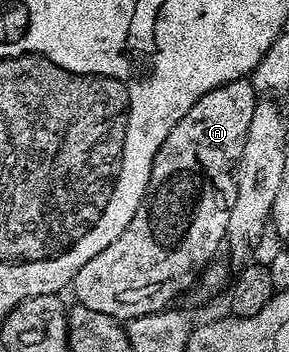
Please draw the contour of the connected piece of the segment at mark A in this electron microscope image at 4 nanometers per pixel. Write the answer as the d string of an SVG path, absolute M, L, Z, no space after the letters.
M244 79L233 83L225 83L205 95L201 95L201 99L197 99L197 103L193 103L193 107L189 107L189 111L185 111L185 119L181 119L181 123L177 123L177 127L173 127L173 131L169 131L169 139L165 139L165 143L161 143L161 147L153 159L153 171L149 175L147 194L143 197L141 207L137 207L137 215L133 215L129 227L125 227L125 231L121 231L121 235L117 239L113 239L113 243L109 243L109 247L105 247L105 251L97 251L97 255L93 255L93 259L89 259L89 263L85 263L85 267L81 267L81 271L77 271L73 282L73 290L75 289L74 300L78 304L84 305L89 311L101 311L101 315L109 315L120 323L126 323L141 315L162 313L174 302L171 301L174 297L181 296L187 288L188 292L198 282L203 270L212 261L216 260L218 253L215 252L218 251L219 245L221 249L227 235L229 215L233 203L237 199L235 179L239 160L245 151L245 135L249 135L249 122L253 119L256 100L257 94L254 84L250 80Z

